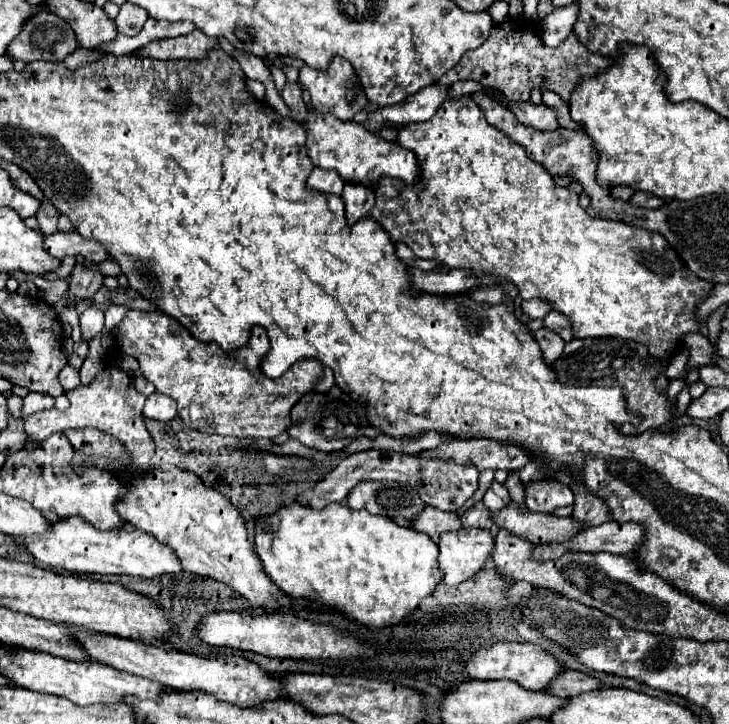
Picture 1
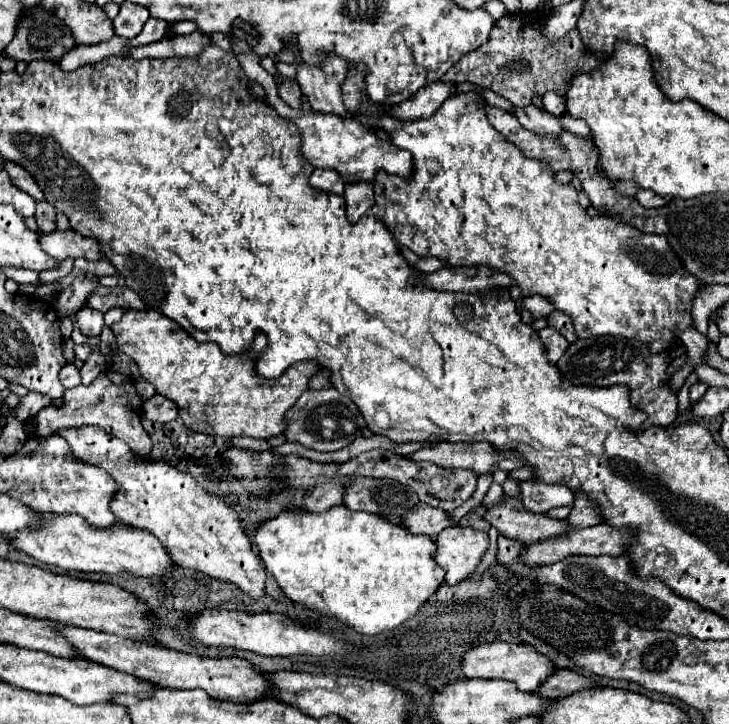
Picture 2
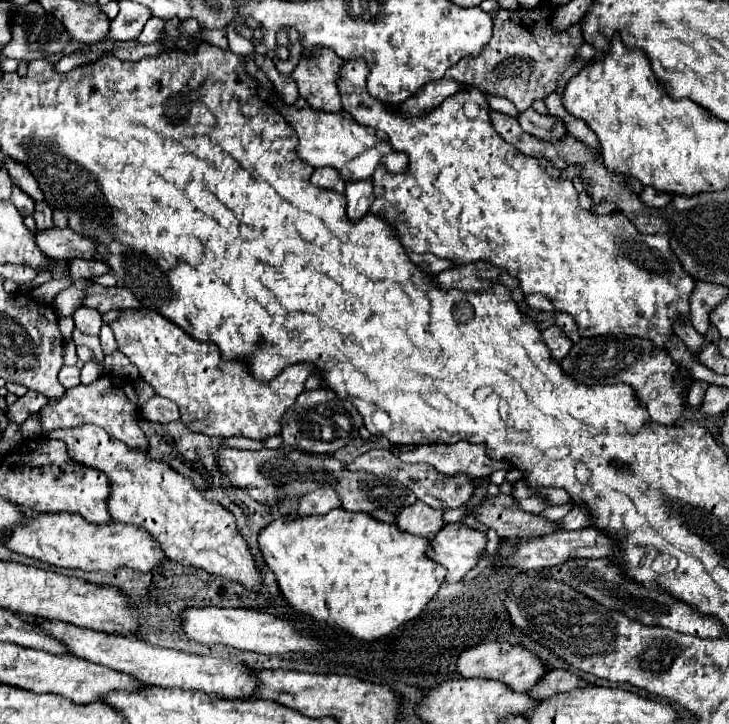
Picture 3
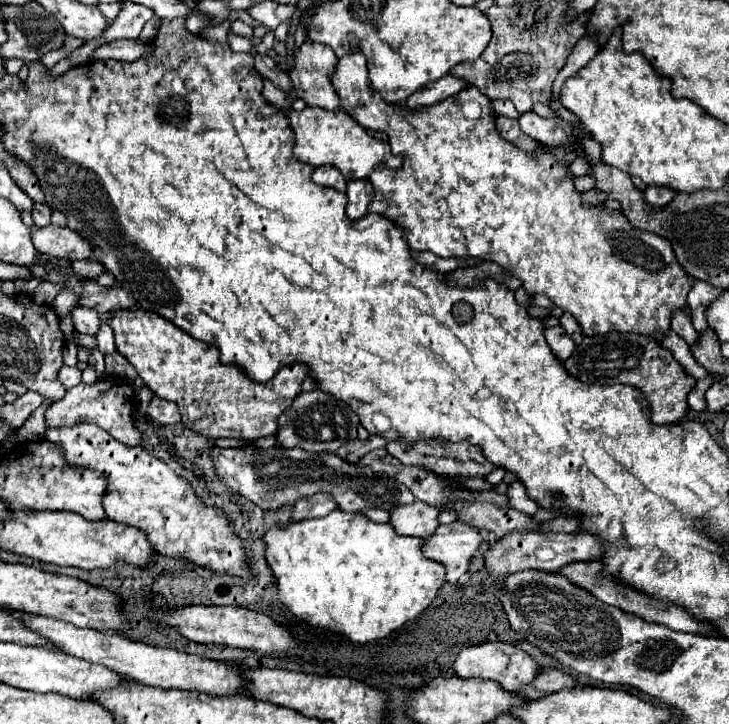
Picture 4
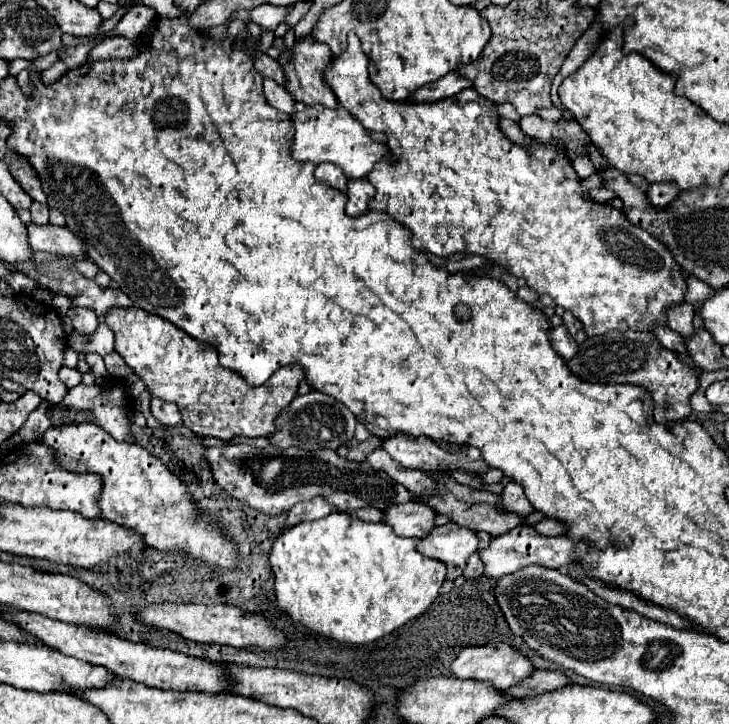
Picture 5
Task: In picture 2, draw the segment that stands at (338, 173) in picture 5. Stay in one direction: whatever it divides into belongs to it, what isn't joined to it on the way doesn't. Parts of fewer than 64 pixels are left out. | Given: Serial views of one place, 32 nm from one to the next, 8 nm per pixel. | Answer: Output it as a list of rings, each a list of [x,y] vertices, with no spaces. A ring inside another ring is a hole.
[[[316,168],[310,176],[310,184],[324,192],[334,192],[334,194],[344,192],[344,180],[336,170],[330,170],[330,168]]]

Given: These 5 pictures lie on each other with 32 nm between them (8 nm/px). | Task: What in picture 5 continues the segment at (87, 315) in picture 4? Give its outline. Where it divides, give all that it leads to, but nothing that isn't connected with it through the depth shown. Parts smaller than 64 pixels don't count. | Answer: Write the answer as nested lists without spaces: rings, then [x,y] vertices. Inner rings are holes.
[[[70,306],[68,312],[66,312],[66,316],[70,318],[72,328],[74,328],[76,332],[90,334],[90,332],[94,332],[94,330],[98,328],[98,316],[96,316],[92,310],[88,310],[88,308]]]

